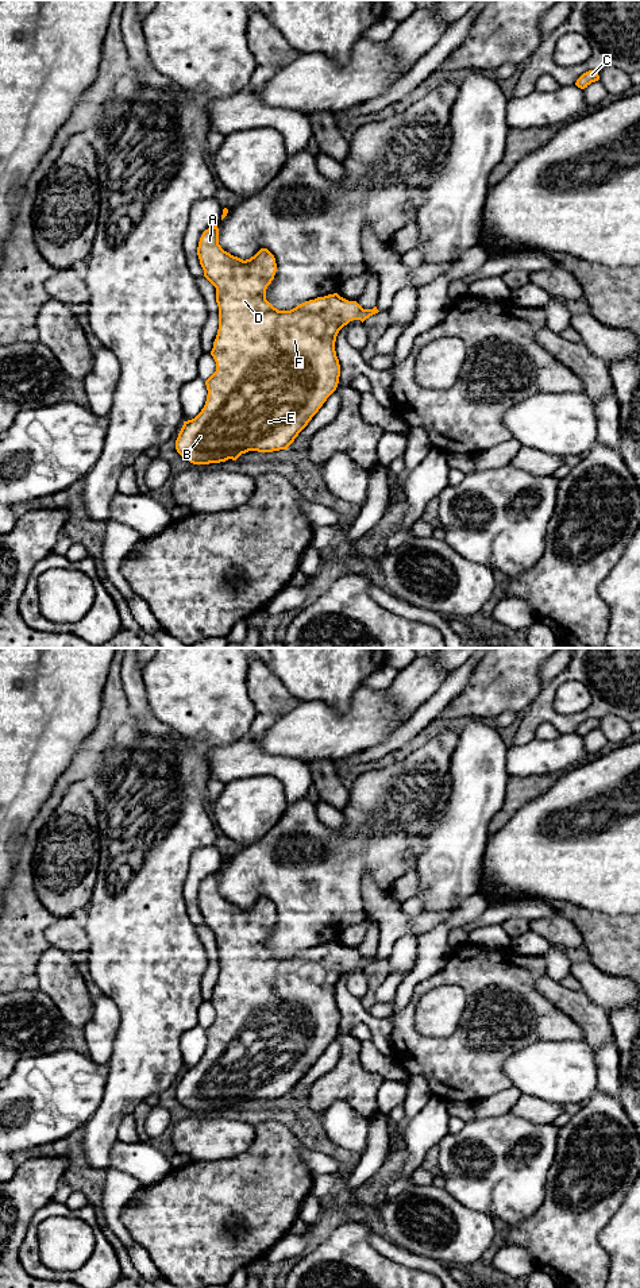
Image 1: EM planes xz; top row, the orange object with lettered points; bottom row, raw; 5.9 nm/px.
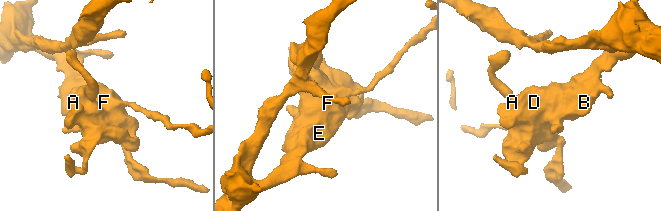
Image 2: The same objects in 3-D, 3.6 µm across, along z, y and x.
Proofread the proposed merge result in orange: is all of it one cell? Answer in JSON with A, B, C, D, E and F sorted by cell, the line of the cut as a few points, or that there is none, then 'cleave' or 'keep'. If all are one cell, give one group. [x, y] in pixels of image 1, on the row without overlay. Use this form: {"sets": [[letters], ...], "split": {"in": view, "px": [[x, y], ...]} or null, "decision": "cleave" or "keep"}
{"sets": [["A", "B", "C", "D", "E", "F"]], "split": null, "decision": "keep"}

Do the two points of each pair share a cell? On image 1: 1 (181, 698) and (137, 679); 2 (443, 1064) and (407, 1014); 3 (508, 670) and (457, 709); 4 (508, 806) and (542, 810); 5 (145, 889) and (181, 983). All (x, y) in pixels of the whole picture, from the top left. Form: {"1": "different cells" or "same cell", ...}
{"1": "different cells", "2": "same cell", "3": "same cell", "4": "different cells", "5": "same cell"}

